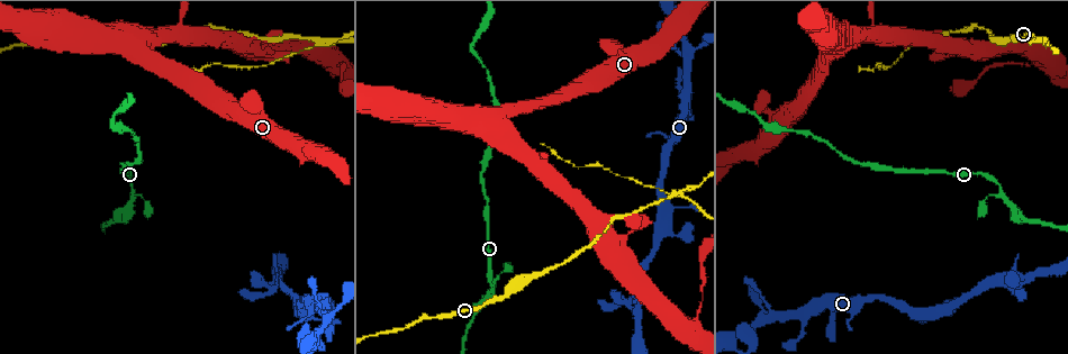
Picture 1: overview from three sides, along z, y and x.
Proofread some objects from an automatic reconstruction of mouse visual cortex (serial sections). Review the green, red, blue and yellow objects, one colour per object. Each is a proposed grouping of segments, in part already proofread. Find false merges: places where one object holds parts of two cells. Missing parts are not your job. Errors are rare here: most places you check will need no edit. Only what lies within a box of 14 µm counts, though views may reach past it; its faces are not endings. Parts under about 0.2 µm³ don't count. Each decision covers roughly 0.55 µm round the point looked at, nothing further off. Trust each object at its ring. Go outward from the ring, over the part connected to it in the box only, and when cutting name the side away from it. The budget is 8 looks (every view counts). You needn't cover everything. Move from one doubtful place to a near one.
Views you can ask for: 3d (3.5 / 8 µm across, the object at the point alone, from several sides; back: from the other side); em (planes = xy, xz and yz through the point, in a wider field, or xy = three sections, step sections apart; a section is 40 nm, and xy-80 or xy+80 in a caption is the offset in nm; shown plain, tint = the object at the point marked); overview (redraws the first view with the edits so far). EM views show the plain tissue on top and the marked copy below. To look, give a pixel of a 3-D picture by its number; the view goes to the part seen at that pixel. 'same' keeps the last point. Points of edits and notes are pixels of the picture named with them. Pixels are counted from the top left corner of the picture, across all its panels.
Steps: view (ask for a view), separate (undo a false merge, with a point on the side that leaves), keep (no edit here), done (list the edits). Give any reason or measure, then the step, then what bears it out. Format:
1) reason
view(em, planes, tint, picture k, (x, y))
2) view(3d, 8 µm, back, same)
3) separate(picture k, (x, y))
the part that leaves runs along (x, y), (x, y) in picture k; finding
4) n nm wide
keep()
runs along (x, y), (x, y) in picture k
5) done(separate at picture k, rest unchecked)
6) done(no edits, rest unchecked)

narrows sharply
view(3d, 3.5 µm, picture 1, (1041, 39))

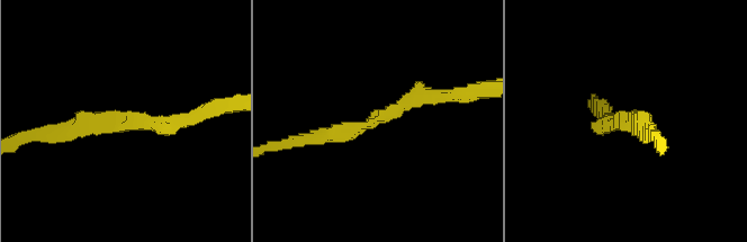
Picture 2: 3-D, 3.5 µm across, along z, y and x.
need the tissue
view(em, xy, step 5, tint, picture 2, (373, 123))

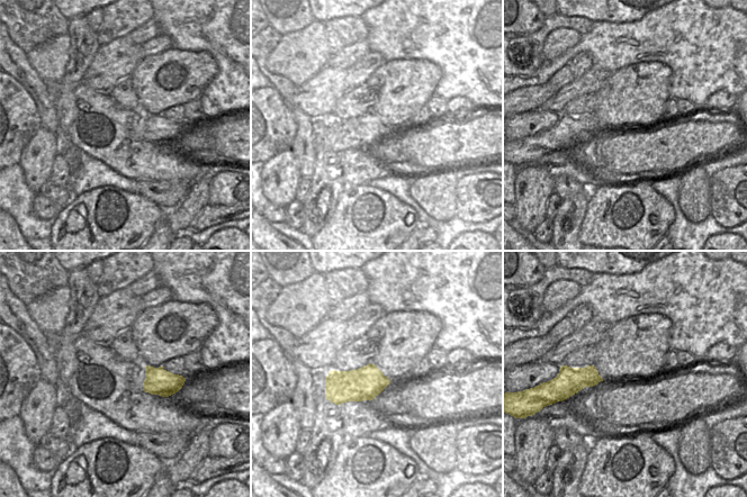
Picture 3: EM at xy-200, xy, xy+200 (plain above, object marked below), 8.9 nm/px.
cut it another way
view(em, xy, step 2, tint, same)

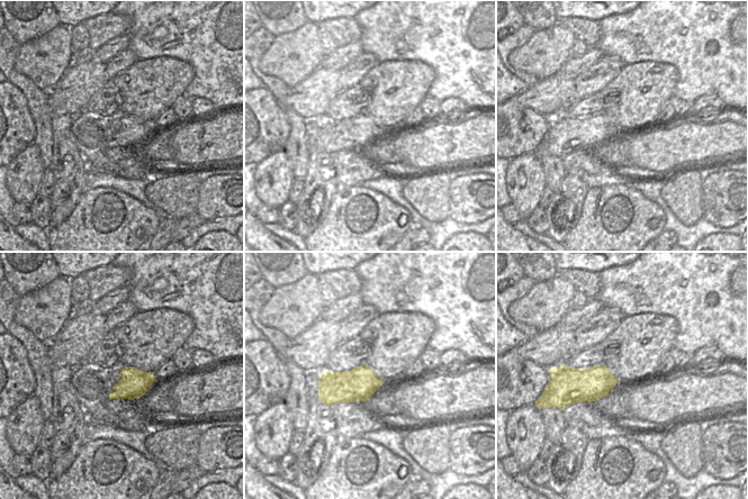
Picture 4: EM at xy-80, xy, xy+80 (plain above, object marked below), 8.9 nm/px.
arms of 150, 200 nm
keep()
runs along (439, 93), (304, 140) in picture 2; all the same cell

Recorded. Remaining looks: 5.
calibre changes
view(3d, 8 µm, picture 1, (1037, 65))

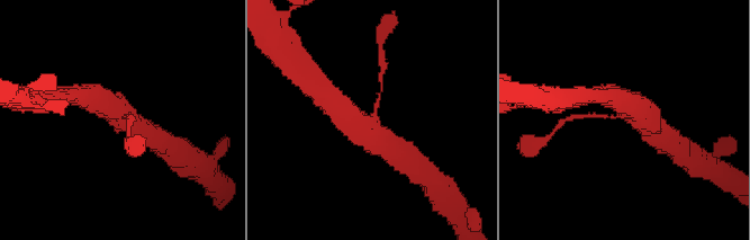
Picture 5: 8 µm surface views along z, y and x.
closer look
view(3d, 3.5 µm, back, picture 5, (369, 121))

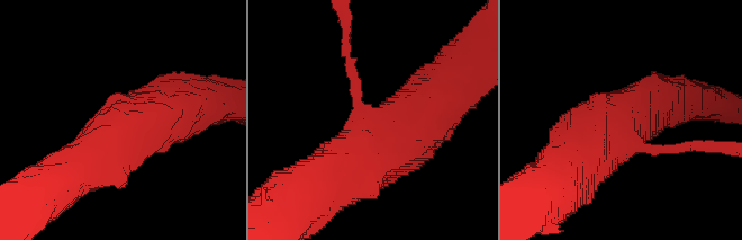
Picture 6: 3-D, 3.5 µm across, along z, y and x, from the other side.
keep()
runs along (449, 85), (356, 168) in picture 6; continuous, no second cell

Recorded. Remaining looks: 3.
two arms in line, one across
view(3d, 3.5 µm, picture 1, (765, 318))

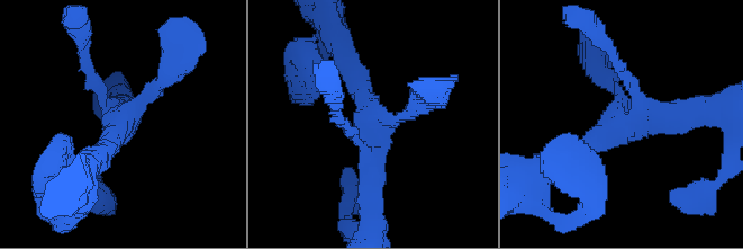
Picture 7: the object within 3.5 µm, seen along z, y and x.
shape alone is not enough
view(em, xy, step 5, tint, picture 7, (374, 127))

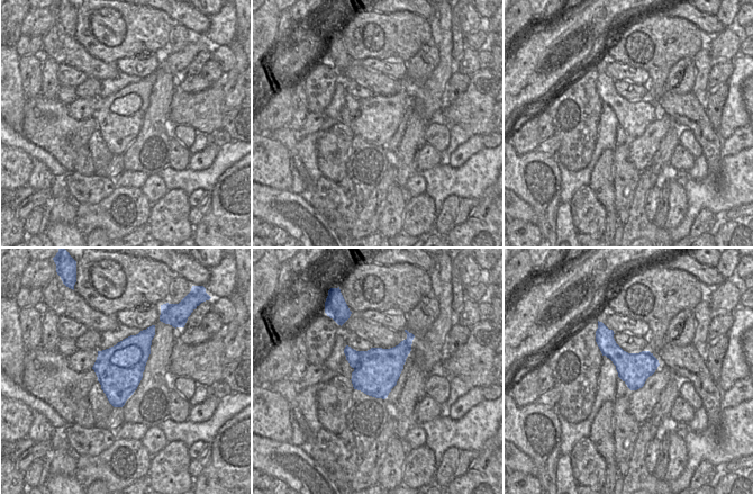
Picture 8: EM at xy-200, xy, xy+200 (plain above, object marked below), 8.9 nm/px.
view(em, xy, step 1, tint, same)

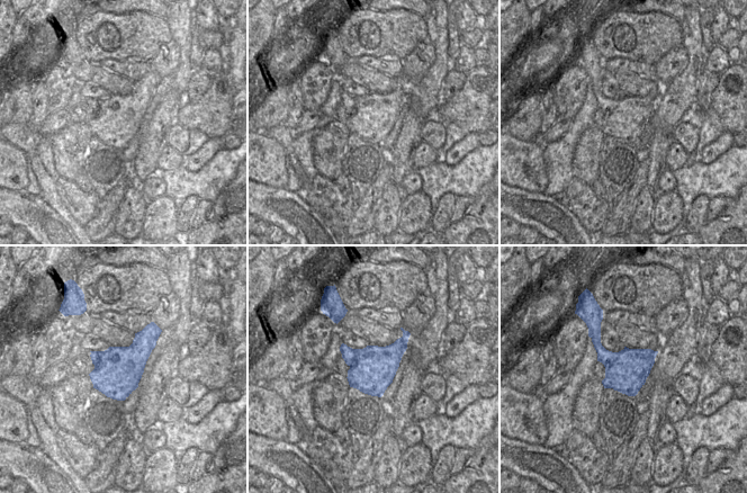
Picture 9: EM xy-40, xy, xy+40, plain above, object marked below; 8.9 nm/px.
keep()
continuous, no second cell

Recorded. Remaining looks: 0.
done(no edits, rest unchecked)

